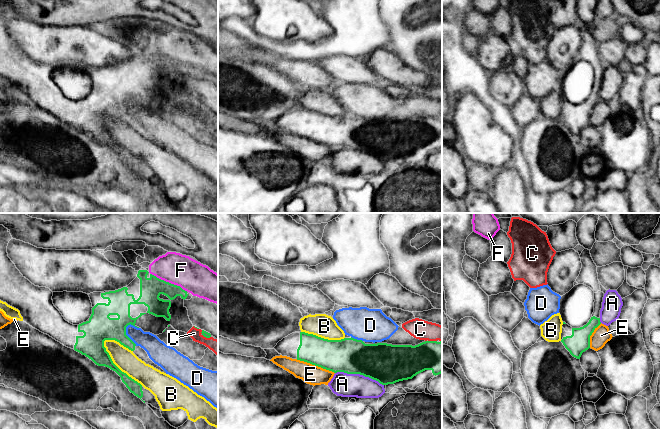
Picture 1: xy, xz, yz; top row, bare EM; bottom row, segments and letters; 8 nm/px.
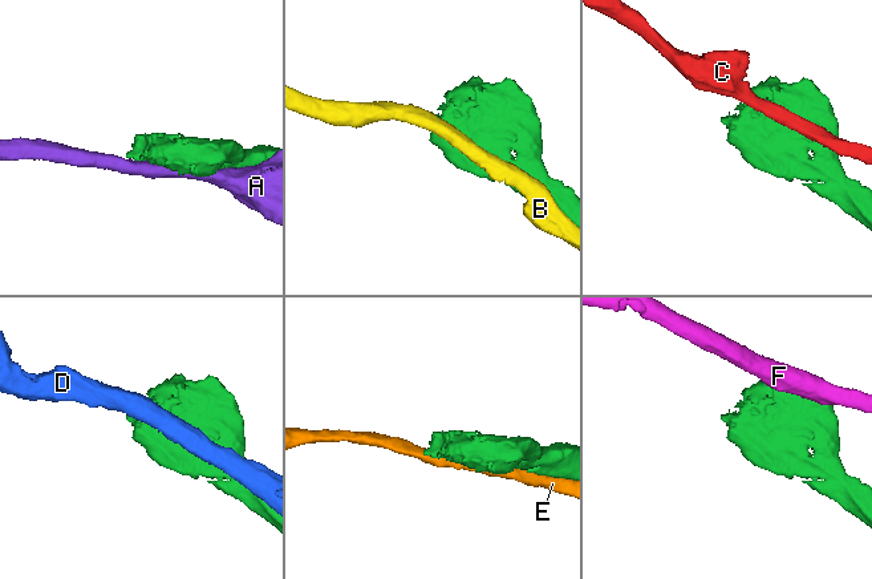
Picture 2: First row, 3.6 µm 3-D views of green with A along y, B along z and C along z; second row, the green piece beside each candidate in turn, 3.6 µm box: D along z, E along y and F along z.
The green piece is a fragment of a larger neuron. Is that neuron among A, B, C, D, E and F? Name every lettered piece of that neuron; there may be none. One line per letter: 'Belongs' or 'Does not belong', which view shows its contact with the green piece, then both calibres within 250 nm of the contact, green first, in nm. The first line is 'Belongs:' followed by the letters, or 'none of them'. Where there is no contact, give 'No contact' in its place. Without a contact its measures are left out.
Belongs: none of them
A: Does not belong. Touches green in xz. Thickness 320 nm (green) against 190 nm
B: Does not belong. Touches green in xy. Thickness 200 nm (green) against 170 nm
C: Does not belong. Touches green in xy. Thickness 50 nm (green) against 110 nm
D: Does not belong. Touches green in xy. Thickness 220 nm (green) against 150 nm
E: Does not belong. Touches green in xz. Thickness 260 nm (green) against 160 nm
F: Does not belong. Touches green in xy. Thickness 180 nm (green) against 260 nm

